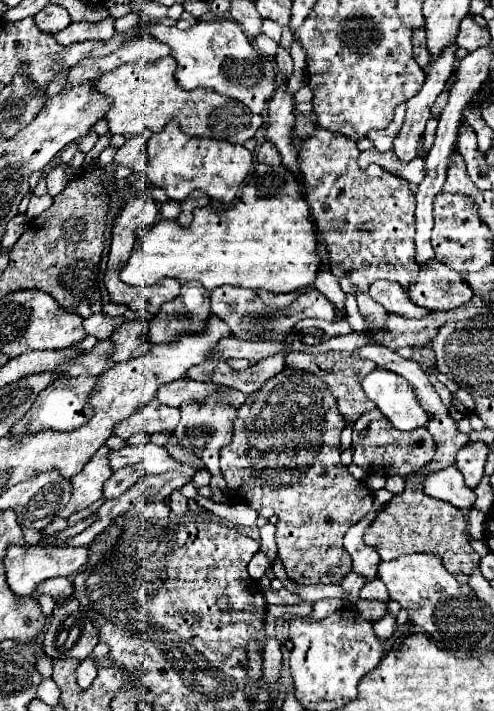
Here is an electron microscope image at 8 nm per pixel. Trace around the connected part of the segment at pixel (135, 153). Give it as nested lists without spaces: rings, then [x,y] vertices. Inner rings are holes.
[[[137,134],[125,142],[115,154],[115,164],[127,166],[135,172],[145,172],[147,168],[147,150],[145,150],[145,136]]]

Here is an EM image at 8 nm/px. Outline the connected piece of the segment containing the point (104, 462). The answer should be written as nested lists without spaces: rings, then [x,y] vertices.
[[[101,446],[97,454],[85,464],[85,468],[71,478],[71,488],[73,488],[71,500],[65,508],[57,512],[57,516],[67,520],[71,514],[95,504],[103,496],[103,482],[111,476],[107,454],[109,448]]]

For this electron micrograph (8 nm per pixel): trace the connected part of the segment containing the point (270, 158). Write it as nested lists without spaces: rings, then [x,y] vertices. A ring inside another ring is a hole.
[[[263,142],[263,146],[257,150],[257,162],[267,164],[267,166],[279,166],[281,164],[281,156],[279,156],[275,144]]]

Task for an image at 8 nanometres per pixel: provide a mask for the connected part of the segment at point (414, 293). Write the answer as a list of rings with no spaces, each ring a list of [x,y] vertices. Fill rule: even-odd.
[[[433,258],[407,288],[407,294],[409,300],[421,308],[455,310],[471,300],[473,290],[459,278],[459,274]]]

